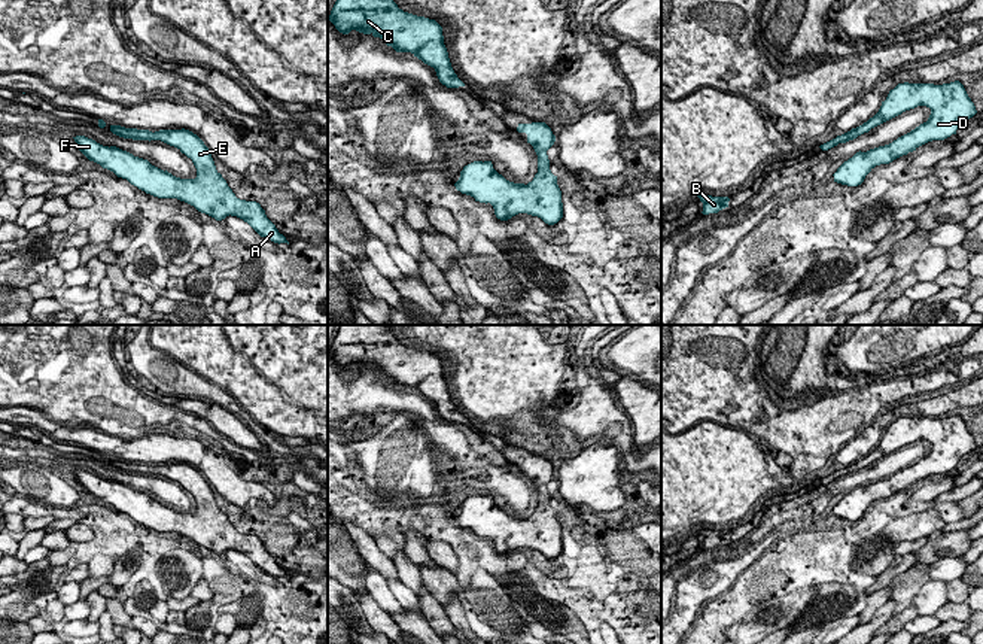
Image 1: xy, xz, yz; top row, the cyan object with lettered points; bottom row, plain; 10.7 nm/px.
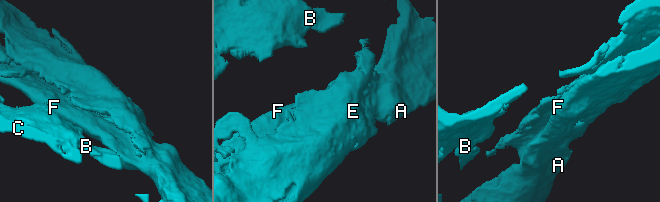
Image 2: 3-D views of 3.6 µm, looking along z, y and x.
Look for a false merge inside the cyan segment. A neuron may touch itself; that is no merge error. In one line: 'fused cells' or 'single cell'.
single cell

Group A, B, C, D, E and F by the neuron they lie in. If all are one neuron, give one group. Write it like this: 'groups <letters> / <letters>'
groups A B C D E F

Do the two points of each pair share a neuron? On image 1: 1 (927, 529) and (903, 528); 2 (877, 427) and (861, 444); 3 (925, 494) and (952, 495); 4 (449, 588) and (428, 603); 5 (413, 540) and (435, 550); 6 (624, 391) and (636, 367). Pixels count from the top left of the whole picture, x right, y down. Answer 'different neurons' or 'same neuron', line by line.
1: same neuron
2: same neuron
3: different neurons
4: different neurons
5: different neurons
6: different neurons

